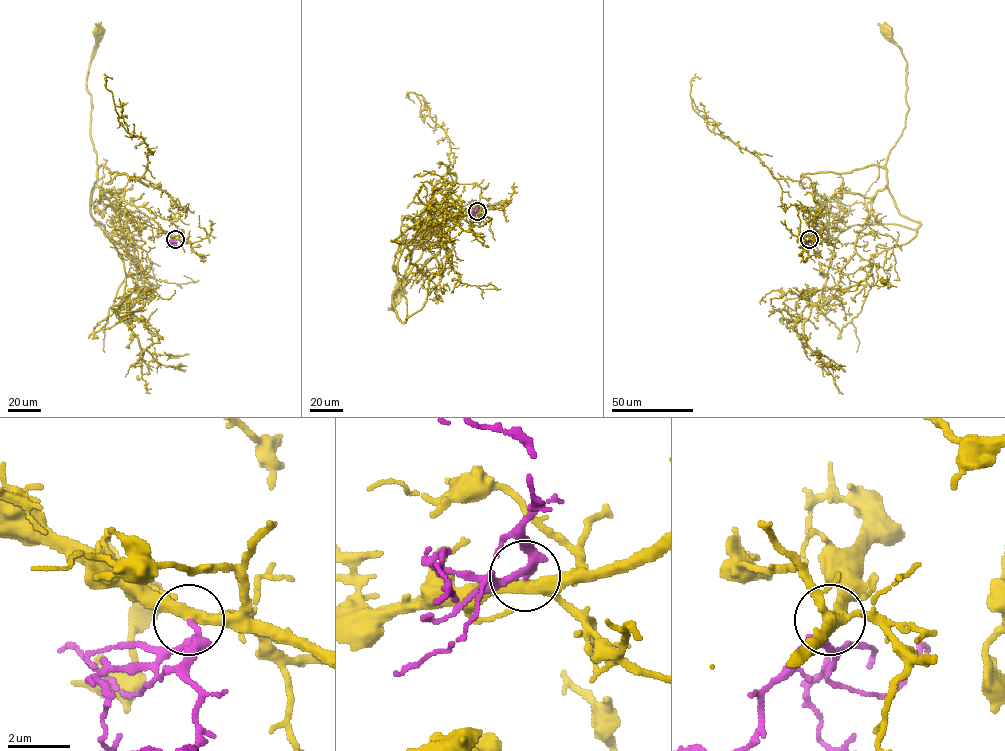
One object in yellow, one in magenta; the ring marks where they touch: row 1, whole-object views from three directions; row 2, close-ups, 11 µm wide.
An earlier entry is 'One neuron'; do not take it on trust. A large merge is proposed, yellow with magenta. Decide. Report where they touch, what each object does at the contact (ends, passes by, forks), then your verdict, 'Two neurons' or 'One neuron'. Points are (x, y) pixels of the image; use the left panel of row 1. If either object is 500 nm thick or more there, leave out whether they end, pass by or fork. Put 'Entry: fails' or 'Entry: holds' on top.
Entry: holds
Place: (175, 239). At the ring yellow forks. At the ring magenta passes by. One neuron

